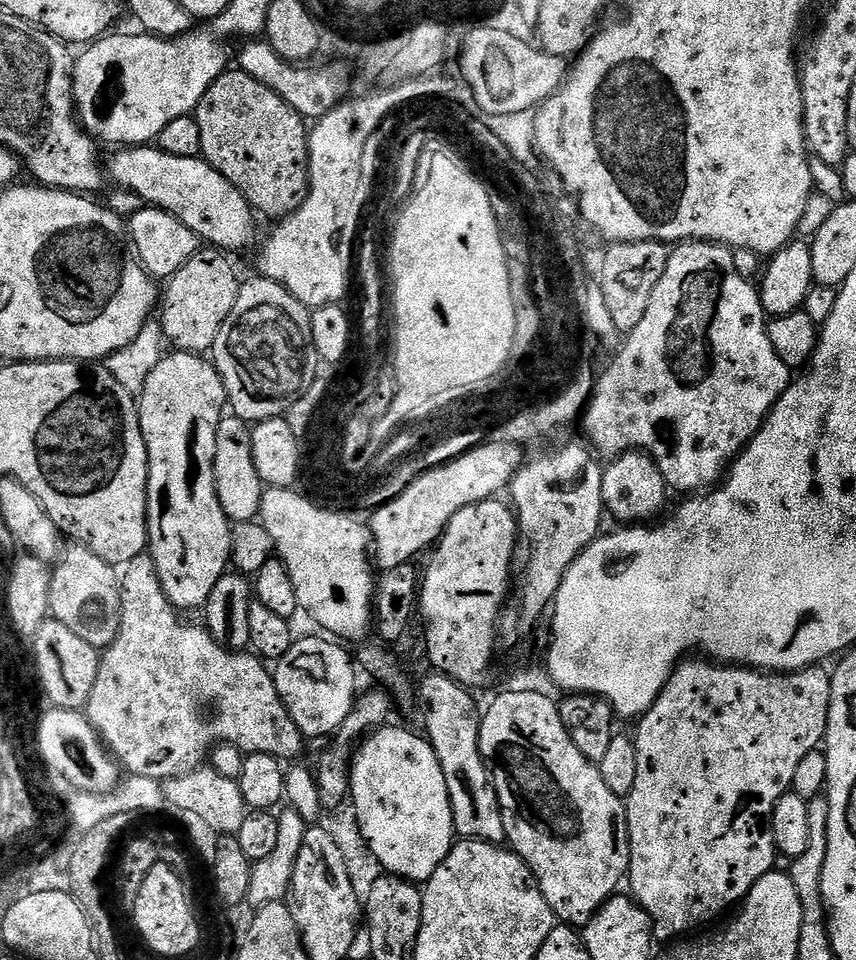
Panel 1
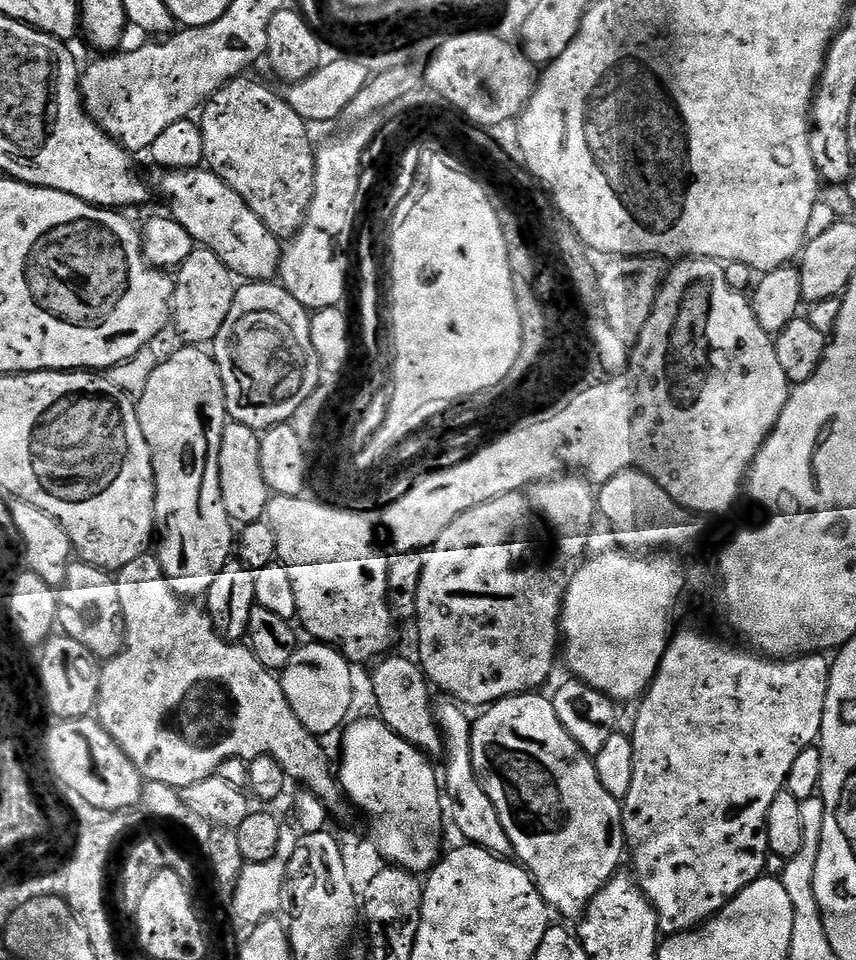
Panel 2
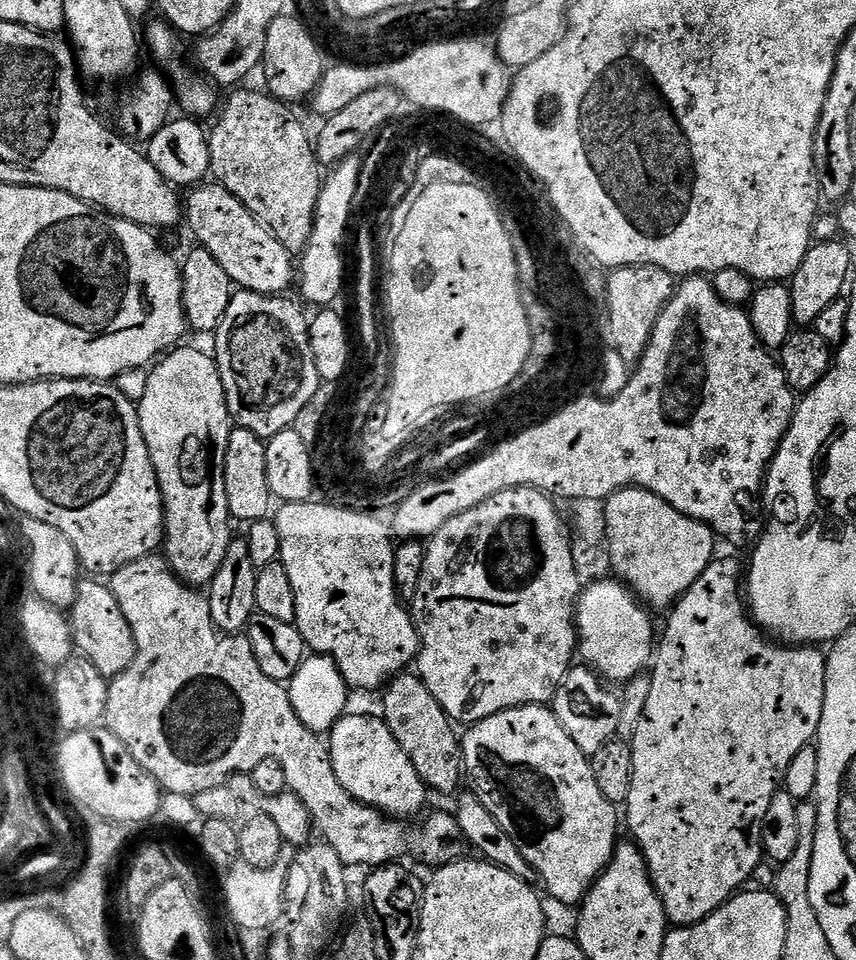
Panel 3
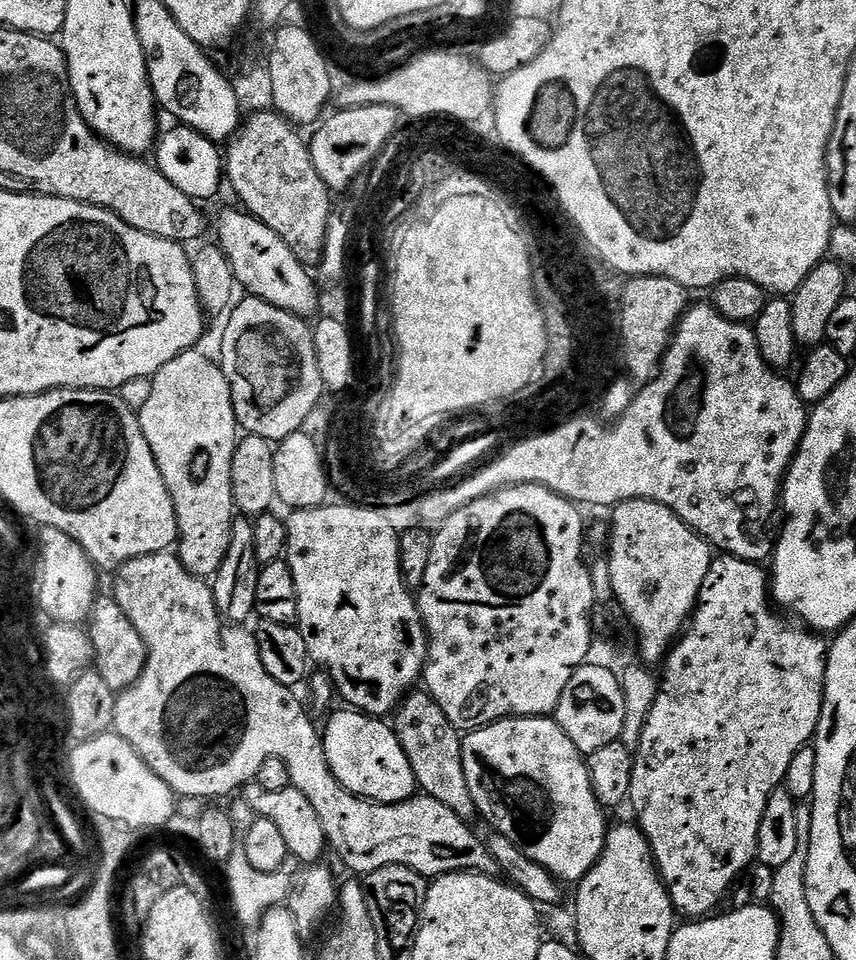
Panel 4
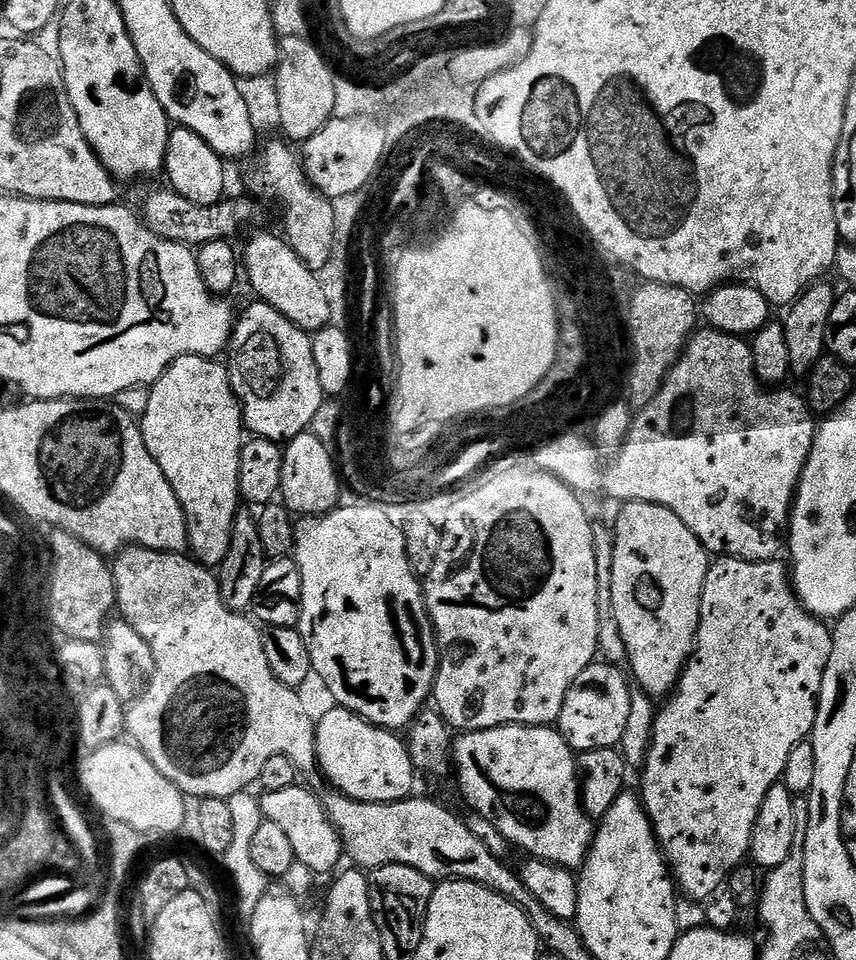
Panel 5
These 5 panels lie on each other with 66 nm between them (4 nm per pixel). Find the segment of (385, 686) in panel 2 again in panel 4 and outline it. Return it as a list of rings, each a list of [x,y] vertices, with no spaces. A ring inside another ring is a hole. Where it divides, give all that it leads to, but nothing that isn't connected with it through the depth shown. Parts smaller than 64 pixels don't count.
[[[413,691],[401,701],[392,725],[399,744],[410,761],[419,791],[449,807],[462,822],[473,825],[479,817],[479,812],[473,795],[470,794],[469,783],[466,782],[465,767],[462,766],[463,737],[442,712],[442,708],[427,691]]]

